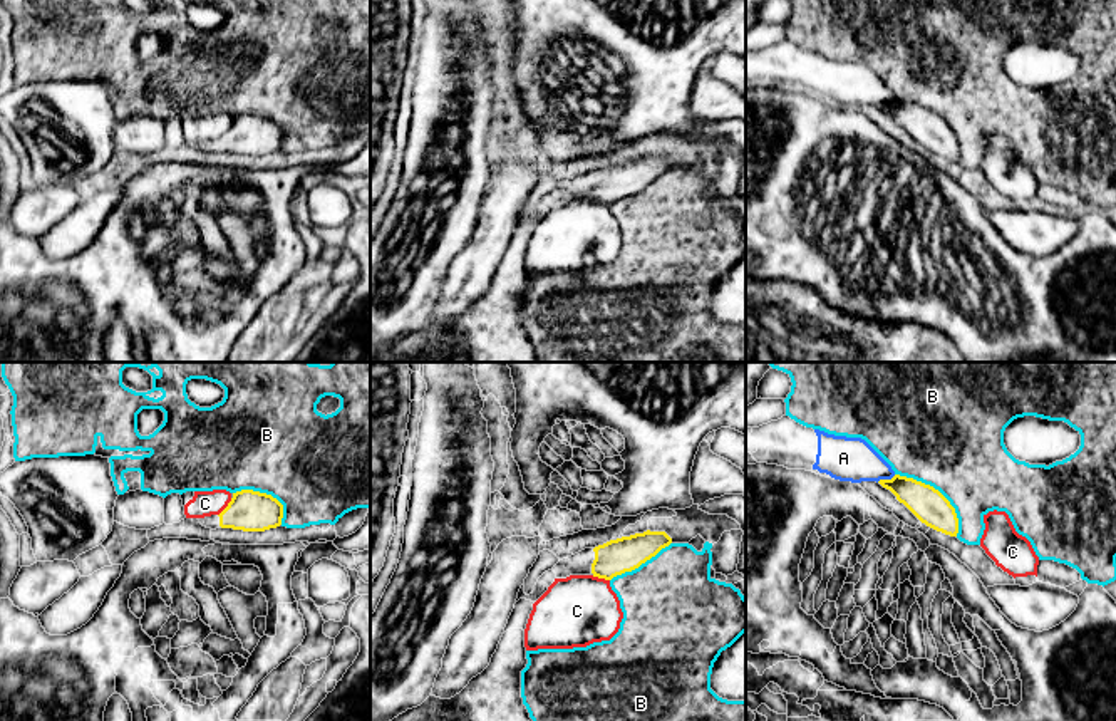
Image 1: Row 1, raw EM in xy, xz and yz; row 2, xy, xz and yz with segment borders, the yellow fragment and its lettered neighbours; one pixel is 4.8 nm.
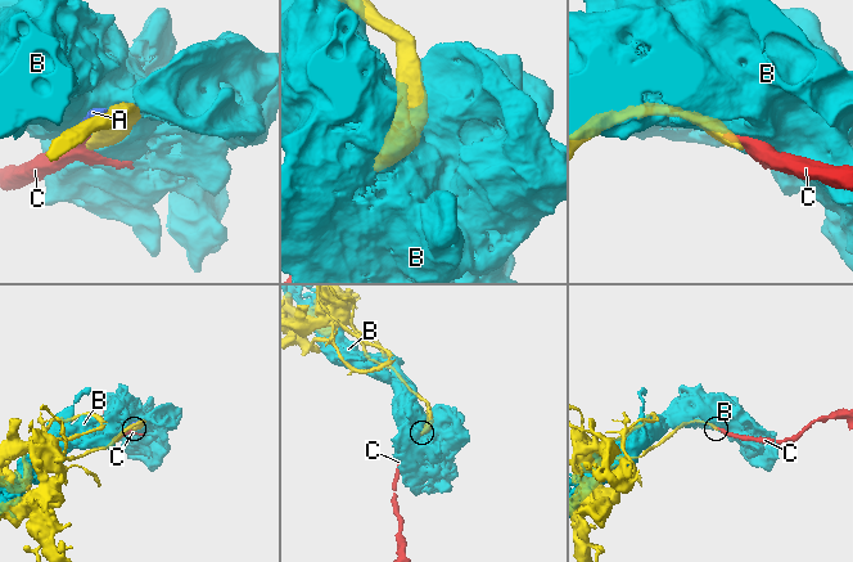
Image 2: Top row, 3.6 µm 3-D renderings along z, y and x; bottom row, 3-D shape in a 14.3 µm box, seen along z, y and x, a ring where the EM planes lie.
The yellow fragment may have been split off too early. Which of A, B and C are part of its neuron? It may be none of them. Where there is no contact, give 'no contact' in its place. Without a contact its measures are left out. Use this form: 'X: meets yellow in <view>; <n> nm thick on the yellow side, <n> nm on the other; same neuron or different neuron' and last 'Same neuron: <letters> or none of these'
A: meets yellow in yz; 170 nm thick on the yellow side, 220 nm on the other; different neuron
B: meets yellow in yz; 170 nm thick on the yellow side, 480 nm on the other; different neuron
C: meets yellow in xy; 200 nm thick on the yellow side, 130 nm on the other; different neuron
Same neuron: none of these

